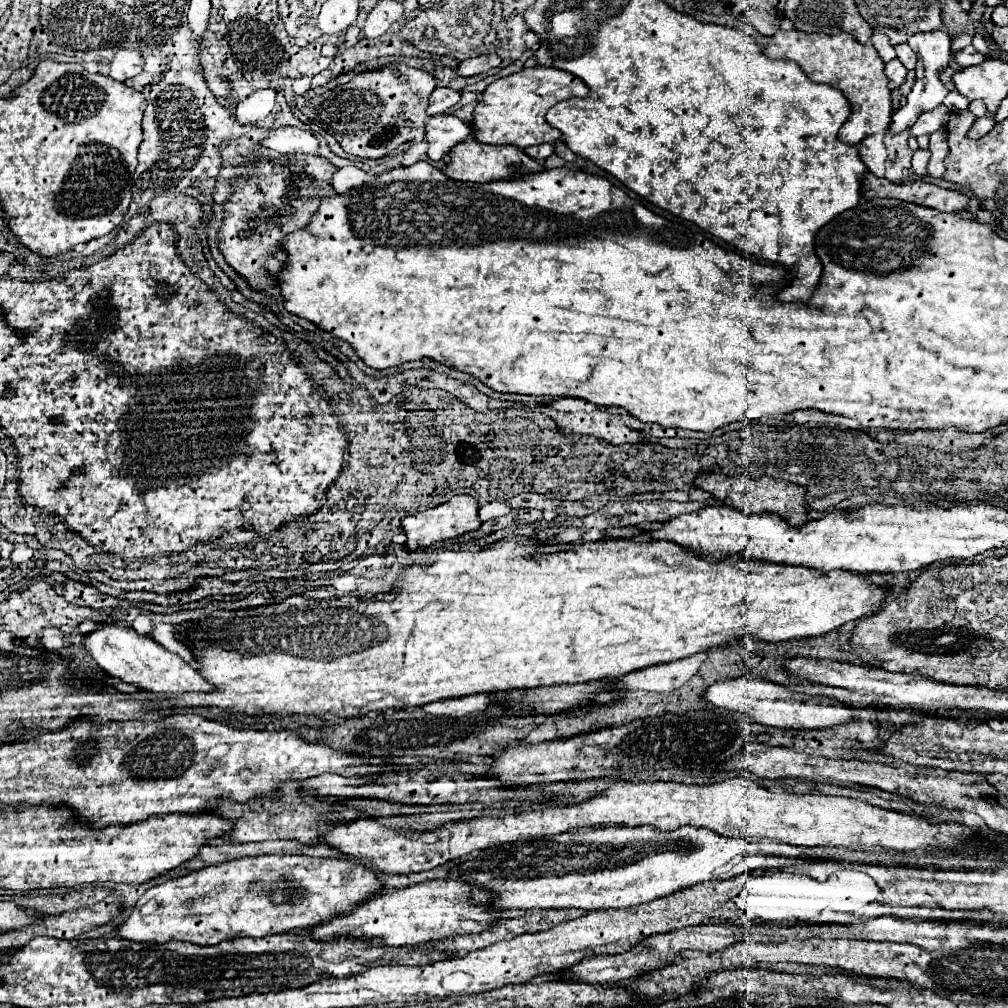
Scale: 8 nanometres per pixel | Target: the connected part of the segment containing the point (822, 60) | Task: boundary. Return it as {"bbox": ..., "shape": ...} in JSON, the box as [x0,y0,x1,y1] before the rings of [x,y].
{"bbox":[764,30,892,144],"shape":[[[778,30],[764,54],[768,58],[784,58],[796,62],[812,82],[824,82],[844,92],[848,102],[852,104],[852,114],[840,128],[840,140],[846,144],[858,144],[870,134],[886,132],[890,126],[892,114],[892,98],[888,88],[888,78],[884,74],[884,62],[880,60],[874,46],[864,46],[854,40],[848,32],[840,32],[836,36],[828,34],[808,34],[800,30]]]}

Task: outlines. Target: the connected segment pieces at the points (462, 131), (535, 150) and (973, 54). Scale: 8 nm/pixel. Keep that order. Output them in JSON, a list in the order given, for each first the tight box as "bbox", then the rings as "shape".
[{"bbox":[426,114,474,160],"shape":[[[436,114],[426,122],[426,140],[430,160],[442,160],[456,144],[474,140],[474,128],[452,114]]]},{"bbox":[524,144,554,160],"shape":[[[536,144],[526,148],[524,152],[536,160],[546,160],[550,154],[554,154],[554,144]]]},{"bbox":[954,46,988,68],"shape":[[[966,46],[962,52],[958,52],[958,54],[954,56],[954,62],[960,64],[962,68],[976,66],[976,64],[980,64],[980,62],[984,62],[984,60],[988,60],[988,58],[986,58],[984,54],[980,54],[974,46]]]}]

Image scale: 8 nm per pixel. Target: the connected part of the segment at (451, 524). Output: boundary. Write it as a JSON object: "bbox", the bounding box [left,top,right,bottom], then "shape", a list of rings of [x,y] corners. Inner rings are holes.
{"bbox":[402,494,480,550],"shape":[[[458,494],[458,496],[452,496],[448,502],[444,504],[438,504],[430,510],[424,510],[424,512],[418,512],[418,514],[412,514],[412,516],[404,516],[402,518],[402,530],[406,534],[406,546],[410,550],[416,550],[416,548],[426,548],[426,546],[432,546],[436,542],[444,542],[444,540],[450,540],[450,538],[456,538],[464,532],[470,532],[470,530],[478,530],[480,528],[480,518],[478,518],[478,506],[476,506],[476,498],[474,496],[468,496],[468,494]]]}

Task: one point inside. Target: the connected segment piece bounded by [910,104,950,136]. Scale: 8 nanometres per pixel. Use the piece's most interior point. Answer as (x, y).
(930, 122)

